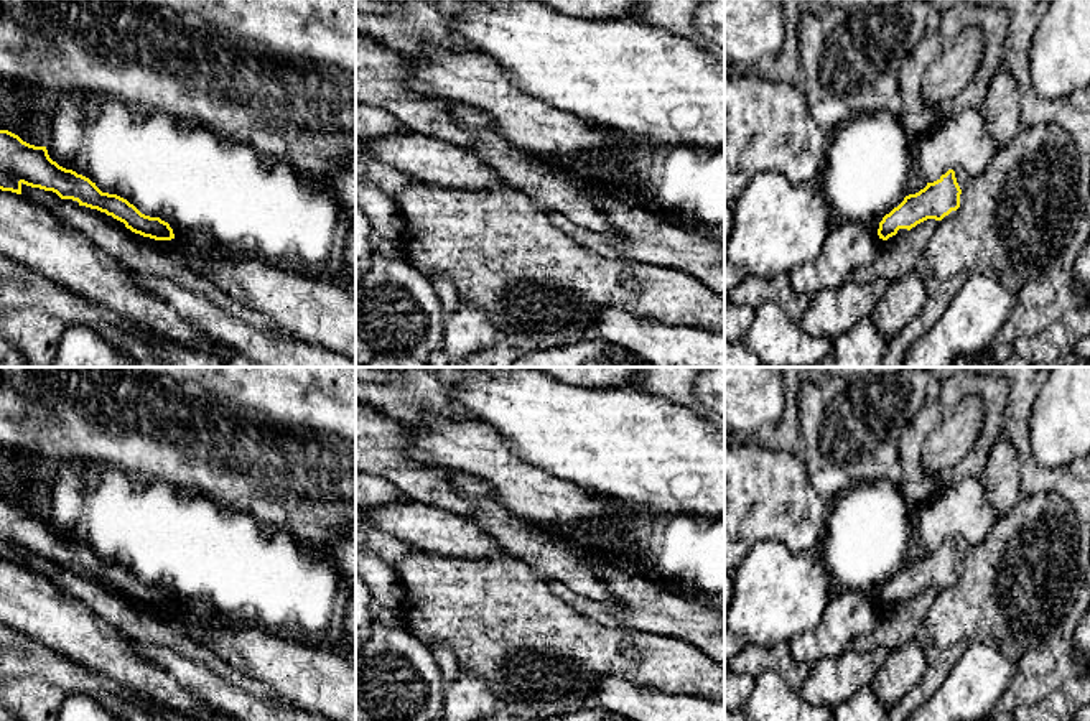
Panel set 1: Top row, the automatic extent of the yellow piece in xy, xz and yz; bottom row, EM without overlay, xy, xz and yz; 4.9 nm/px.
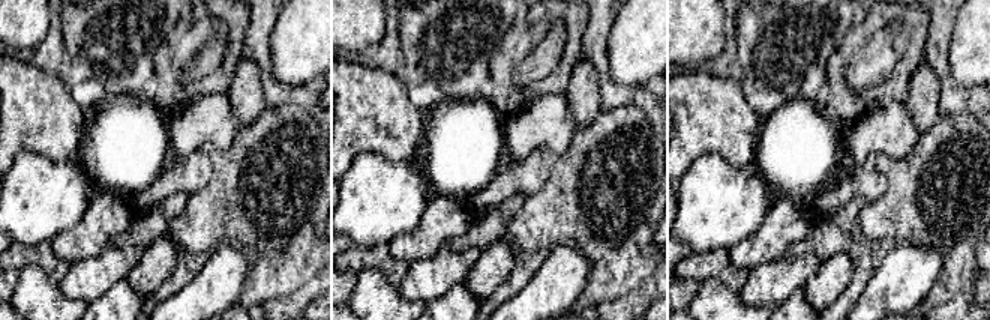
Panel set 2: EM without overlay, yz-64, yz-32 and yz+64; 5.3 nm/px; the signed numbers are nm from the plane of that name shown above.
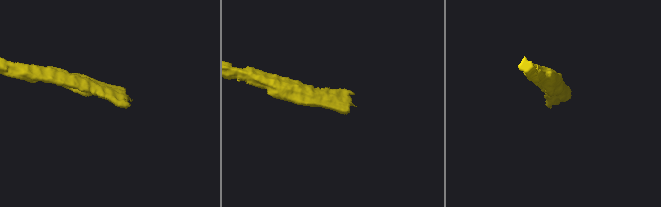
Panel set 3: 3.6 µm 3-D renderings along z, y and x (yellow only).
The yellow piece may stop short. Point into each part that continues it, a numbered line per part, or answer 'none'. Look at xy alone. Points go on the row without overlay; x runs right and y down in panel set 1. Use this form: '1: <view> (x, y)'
none

